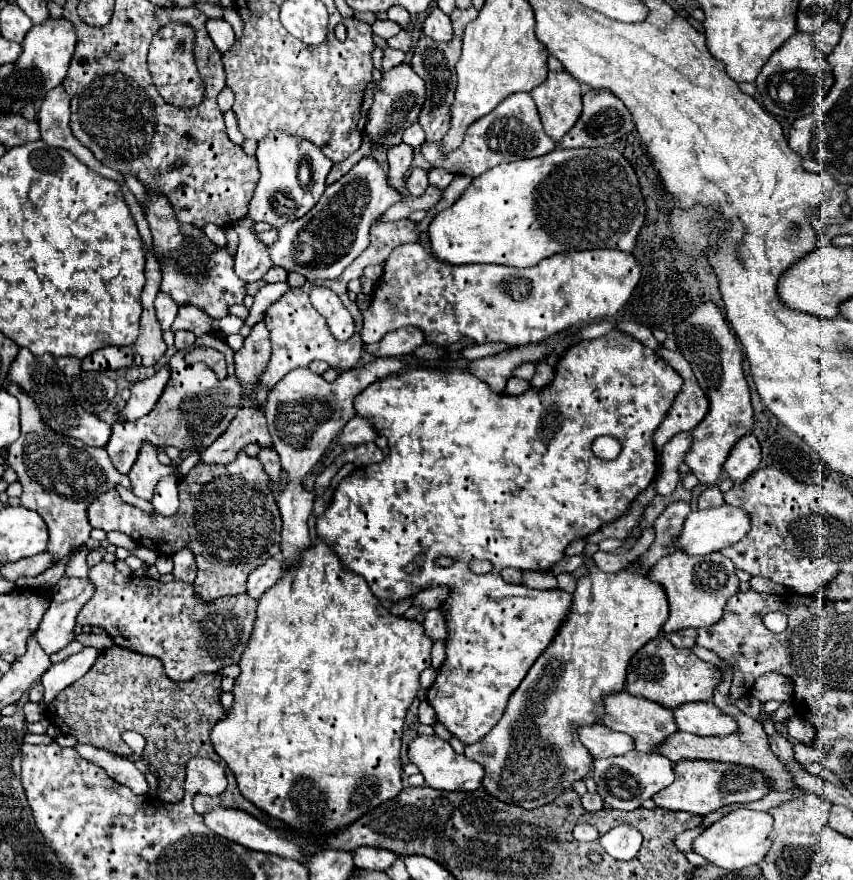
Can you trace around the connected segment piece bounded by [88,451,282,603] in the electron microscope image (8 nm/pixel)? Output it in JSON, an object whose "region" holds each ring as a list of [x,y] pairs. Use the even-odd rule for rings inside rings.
{"region":[[[240,451],[236,459],[228,465],[206,465],[198,463],[196,467],[190,469],[190,473],[182,479],[178,479],[178,493],[180,493],[180,507],[172,517],[164,517],[156,511],[142,511],[134,505],[128,505],[122,501],[116,489],[110,489],[108,493],[102,493],[92,501],[88,507],[88,521],[92,527],[100,527],[106,533],[108,531],[122,531],[130,535],[138,545],[152,549],[158,555],[174,555],[174,545],[186,545],[198,565],[198,577],[192,583],[196,595],[204,601],[210,603],[218,597],[226,595],[240,595],[246,593],[246,579],[252,569],[260,567],[268,557],[280,555],[280,513],[276,499],[272,493],[268,493],[268,477],[264,477],[264,469],[258,457],[246,455],[246,451]]]}

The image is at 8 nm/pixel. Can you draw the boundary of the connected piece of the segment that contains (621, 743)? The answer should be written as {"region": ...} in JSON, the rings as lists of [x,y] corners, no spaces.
{"region":[[[604,725],[580,727],[578,735],[580,735],[580,741],[590,749],[594,759],[622,755],[622,753],[628,753],[634,749],[634,739],[630,735],[612,731]]]}

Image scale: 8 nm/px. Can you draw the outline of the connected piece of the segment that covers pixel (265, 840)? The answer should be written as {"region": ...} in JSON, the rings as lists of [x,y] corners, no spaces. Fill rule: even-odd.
{"region":[[[212,807],[208,813],[202,815],[204,823],[220,837],[226,837],[234,843],[246,845],[252,851],[272,853],[280,857],[292,857],[296,861],[304,861],[304,853],[292,839],[276,833],[264,821],[256,819],[254,815],[234,809],[234,807]]]}

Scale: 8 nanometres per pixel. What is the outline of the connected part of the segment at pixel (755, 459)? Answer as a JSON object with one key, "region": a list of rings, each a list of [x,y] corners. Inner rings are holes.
{"region":[[[754,435],[742,437],[732,453],[728,455],[728,461],[724,463],[724,471],[734,483],[744,483],[760,465],[760,445]]]}

